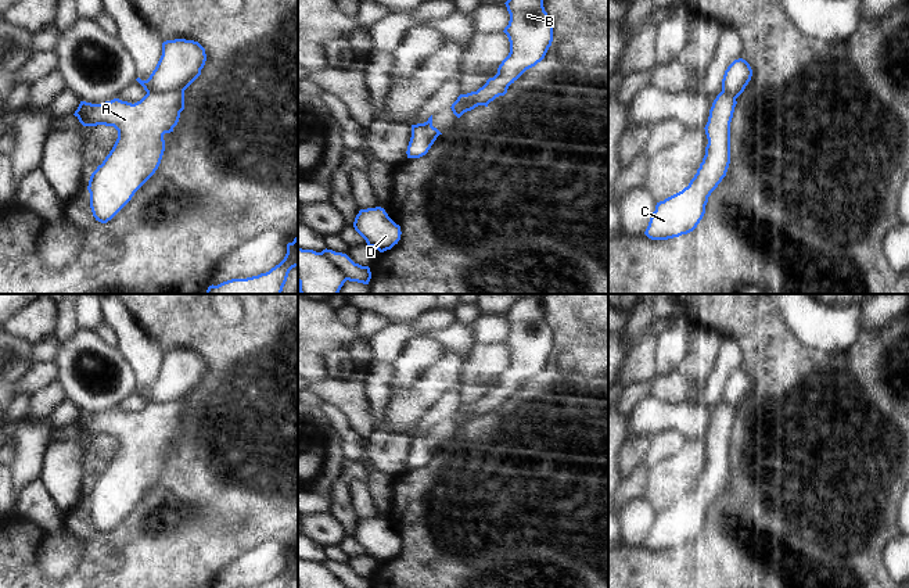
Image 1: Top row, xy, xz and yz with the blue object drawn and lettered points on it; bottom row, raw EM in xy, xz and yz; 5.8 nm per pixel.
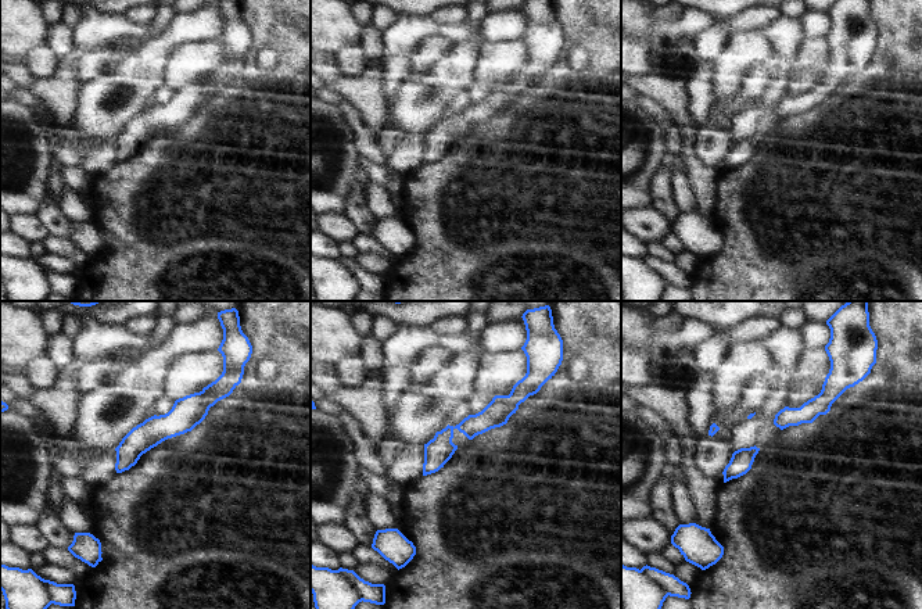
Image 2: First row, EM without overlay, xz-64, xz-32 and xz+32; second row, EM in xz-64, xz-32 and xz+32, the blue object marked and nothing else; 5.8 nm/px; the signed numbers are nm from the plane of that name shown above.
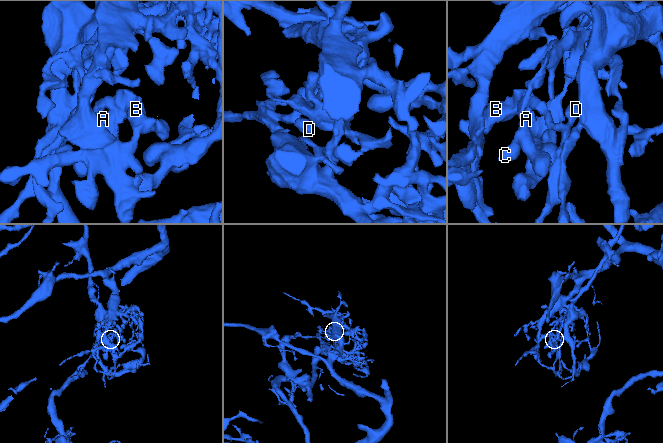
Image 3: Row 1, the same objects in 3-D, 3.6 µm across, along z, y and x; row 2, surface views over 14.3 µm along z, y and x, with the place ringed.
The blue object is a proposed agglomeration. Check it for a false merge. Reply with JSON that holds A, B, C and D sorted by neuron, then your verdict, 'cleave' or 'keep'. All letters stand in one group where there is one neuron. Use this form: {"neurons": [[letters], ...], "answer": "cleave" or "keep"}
{"neurons": [["A", "B", "C"], ["D"]], "answer": "cleave"}

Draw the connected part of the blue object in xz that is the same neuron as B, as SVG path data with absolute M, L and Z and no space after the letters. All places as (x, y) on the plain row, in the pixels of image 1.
M539 294L517 300L504 313L510 325L504 344L510 352L510 363L497 379L497 384L489 388L477 402L460 405L463 413L471 408L475 416L485 416L499 406L504 406L527 380L540 373L553 352L553 333L543 318L543 306Z

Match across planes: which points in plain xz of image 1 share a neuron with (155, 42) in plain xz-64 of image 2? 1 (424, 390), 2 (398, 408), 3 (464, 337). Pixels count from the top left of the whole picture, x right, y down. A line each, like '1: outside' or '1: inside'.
1: inside
2: inside
3: outside

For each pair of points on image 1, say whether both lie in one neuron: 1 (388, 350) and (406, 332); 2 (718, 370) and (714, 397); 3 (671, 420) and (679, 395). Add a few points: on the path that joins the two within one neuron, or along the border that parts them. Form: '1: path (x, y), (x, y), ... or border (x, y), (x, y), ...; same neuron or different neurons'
1: path (392, 346), (402, 336); same neuron
2: path (718, 377), (714, 390); same neuron
3: border (649, 395), (663, 402), (683, 407); different neurons

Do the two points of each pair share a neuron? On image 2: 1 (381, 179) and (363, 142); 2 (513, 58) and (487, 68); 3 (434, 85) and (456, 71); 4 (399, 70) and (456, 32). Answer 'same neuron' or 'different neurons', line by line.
1: different neurons
2: same neuron
3: same neuron
4: different neurons

